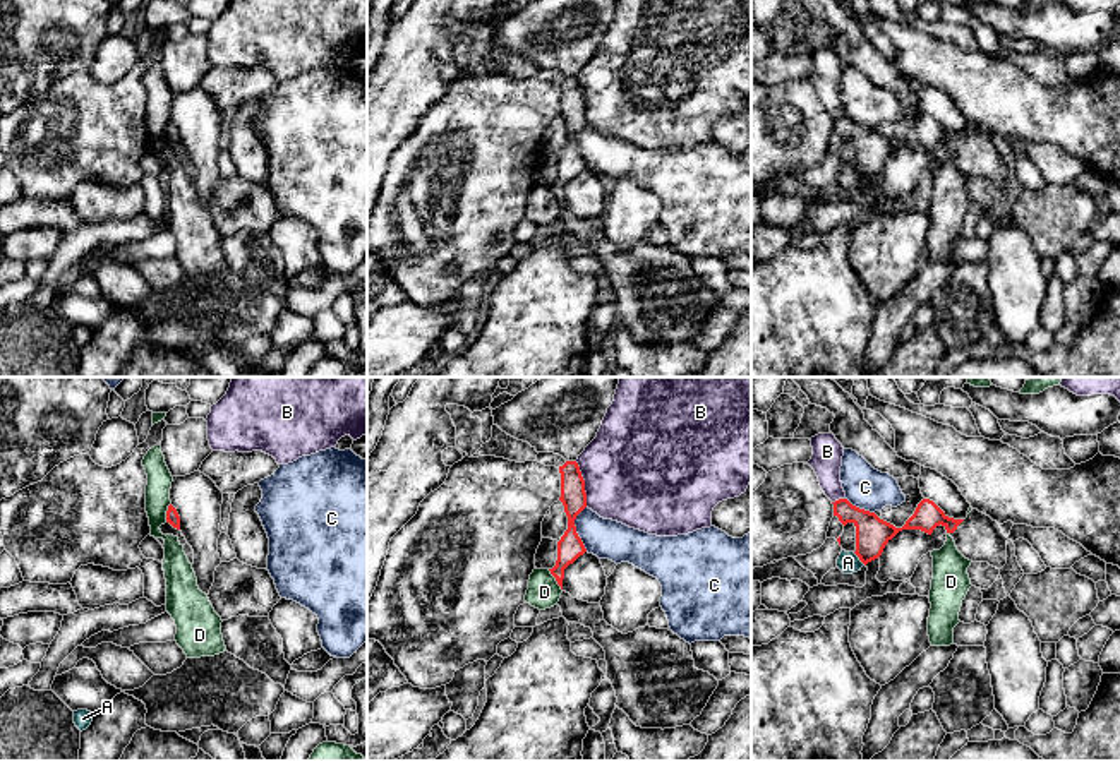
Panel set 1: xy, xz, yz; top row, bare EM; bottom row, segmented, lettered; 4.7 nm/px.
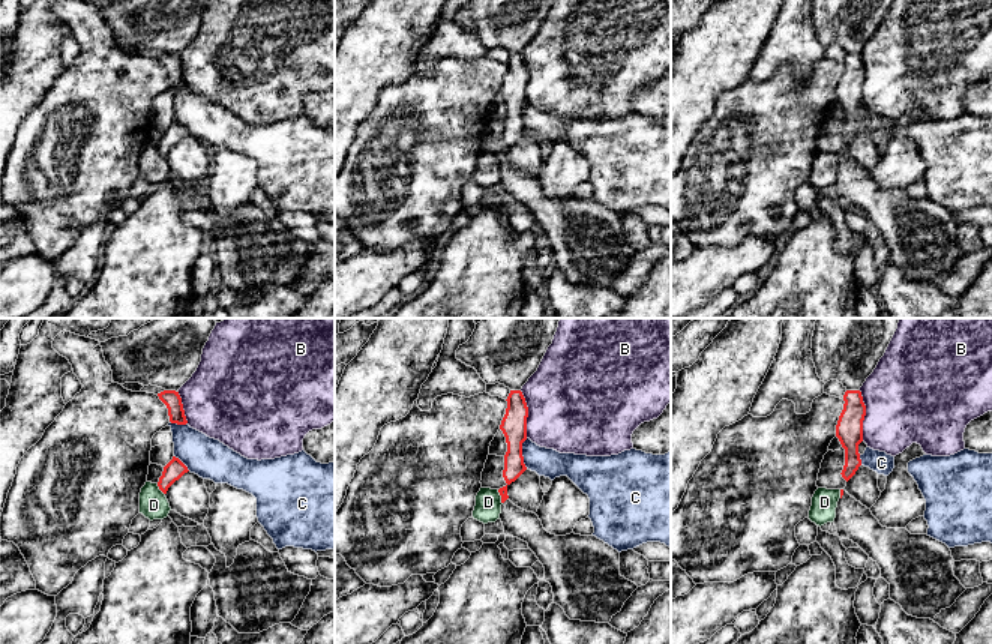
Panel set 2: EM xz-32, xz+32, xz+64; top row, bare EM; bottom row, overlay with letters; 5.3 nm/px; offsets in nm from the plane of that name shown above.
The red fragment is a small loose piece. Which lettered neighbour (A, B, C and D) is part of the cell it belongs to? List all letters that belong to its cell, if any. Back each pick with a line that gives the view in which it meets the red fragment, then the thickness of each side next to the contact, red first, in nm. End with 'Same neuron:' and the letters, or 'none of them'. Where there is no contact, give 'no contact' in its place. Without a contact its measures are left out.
Same neuron: none of them

